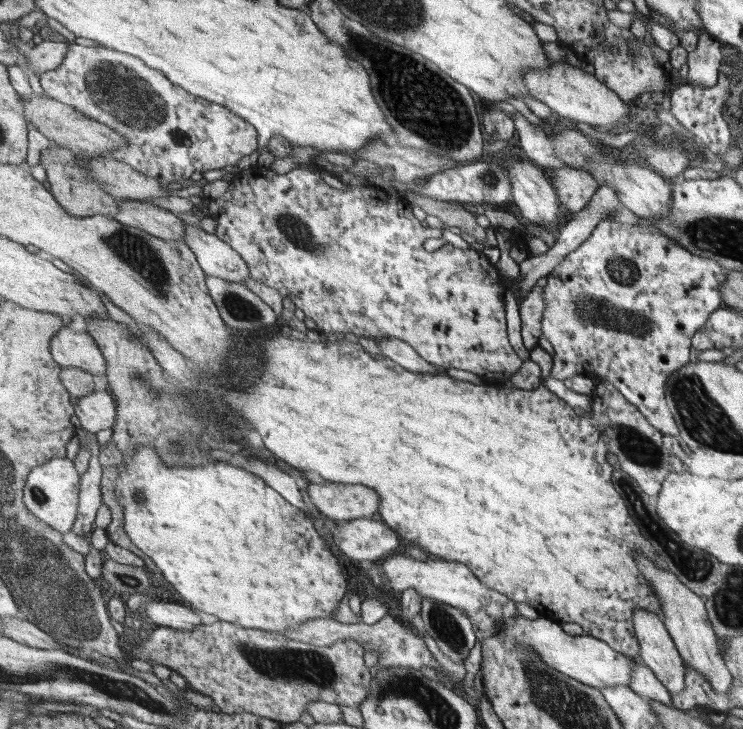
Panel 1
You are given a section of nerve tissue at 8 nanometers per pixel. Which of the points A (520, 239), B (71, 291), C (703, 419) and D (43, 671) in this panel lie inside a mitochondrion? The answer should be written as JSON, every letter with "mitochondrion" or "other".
{"A":"other","B":"other","C":"mitochondrion","D":"mitochondrion"}

